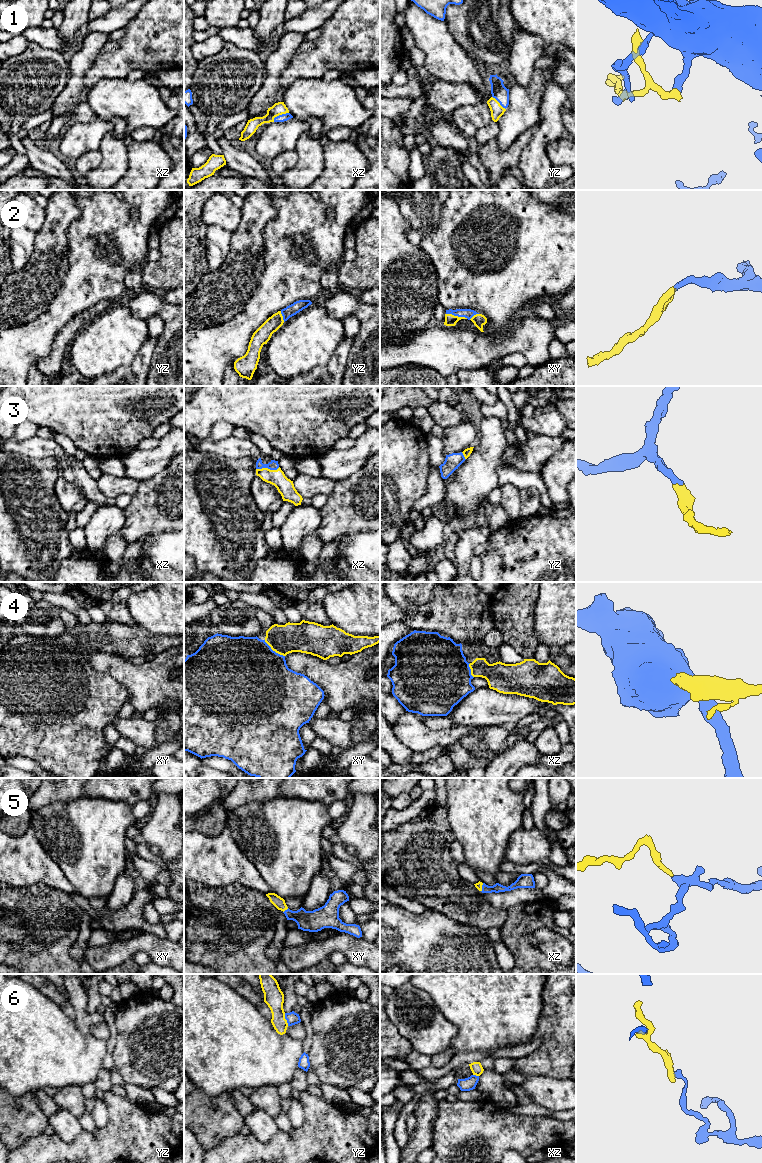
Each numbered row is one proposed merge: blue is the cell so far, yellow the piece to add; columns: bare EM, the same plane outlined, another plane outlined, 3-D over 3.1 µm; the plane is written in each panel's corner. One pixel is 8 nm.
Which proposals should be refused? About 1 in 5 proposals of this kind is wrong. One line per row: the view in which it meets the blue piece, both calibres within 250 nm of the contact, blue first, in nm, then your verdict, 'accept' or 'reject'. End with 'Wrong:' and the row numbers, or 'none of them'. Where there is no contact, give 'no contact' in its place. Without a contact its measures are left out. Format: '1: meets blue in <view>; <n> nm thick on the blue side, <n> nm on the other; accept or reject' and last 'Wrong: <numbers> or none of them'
1: meets blue in xz; 60 nm thick on the blue side, 100 nm on the other; accept
2: meets blue in xy; 80 nm thick on the blue side, 100 nm on the other; accept
3: meets blue in xz; 80 nm thick on the blue side, 140 nm on the other; accept
4: meets blue in xy; 500 nm thick on the blue side, 240 nm on the other; accept
5: meets blue in xy; 180 nm thick on the blue side, 90 nm on the other; accept
6: meets blue in yz; 100 nm thick on the blue side, 160 nm on the other; accept
Wrong: none of them

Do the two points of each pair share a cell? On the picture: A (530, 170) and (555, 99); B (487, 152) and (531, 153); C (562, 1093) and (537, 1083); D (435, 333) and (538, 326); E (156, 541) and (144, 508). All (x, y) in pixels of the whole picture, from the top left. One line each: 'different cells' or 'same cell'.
A: same cell
B: different cells
C: same cell
D: same cell
E: different cells

